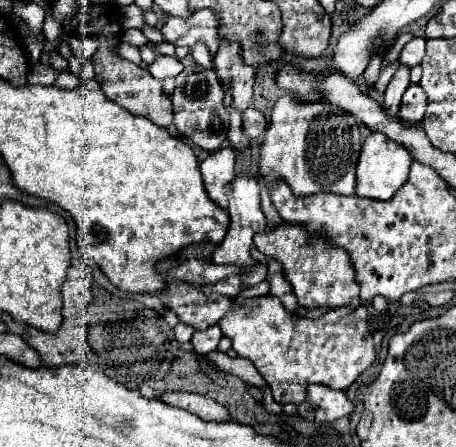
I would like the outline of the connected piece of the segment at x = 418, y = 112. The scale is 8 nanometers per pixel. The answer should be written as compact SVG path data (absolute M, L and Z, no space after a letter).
M409 85L401 101L399 121L403 125L419 125L423 121L425 107L427 107L427 97L423 95L421 85Z

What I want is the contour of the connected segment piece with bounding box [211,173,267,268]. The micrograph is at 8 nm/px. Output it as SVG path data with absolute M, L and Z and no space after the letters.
M237 173L235 179L231 181L231 191L229 191L229 229L223 239L223 243L215 249L211 261L217 265L239 265L239 267L253 266L255 261L250 255L251 245L253 245L253 235L263 233L267 227L267 219L261 211L261 195L259 195L259 177L249 175L249 173Z

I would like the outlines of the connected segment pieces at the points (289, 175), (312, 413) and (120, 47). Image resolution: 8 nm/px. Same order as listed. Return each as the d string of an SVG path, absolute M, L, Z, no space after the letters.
M281 97L261 141L259 173L267 183L283 181L299 197L315 193L353 195L355 167L361 151L359 123L349 113L337 113L327 103L301 105L293 97Z
M323 385L307 387L307 399L297 405L299 417L307 421L337 421L349 417L353 403L347 399L345 391L335 391Z
M119 42L116 47L116 51L123 58L135 63L136 65L140 65L142 62L139 47L132 46L128 43Z

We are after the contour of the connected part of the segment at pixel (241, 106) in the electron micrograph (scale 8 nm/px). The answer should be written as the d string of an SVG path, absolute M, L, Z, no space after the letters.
M221 43L215 59L215 73L219 83L231 89L233 107L243 113L253 103L253 77L255 71L239 59L239 45L235 43Z

